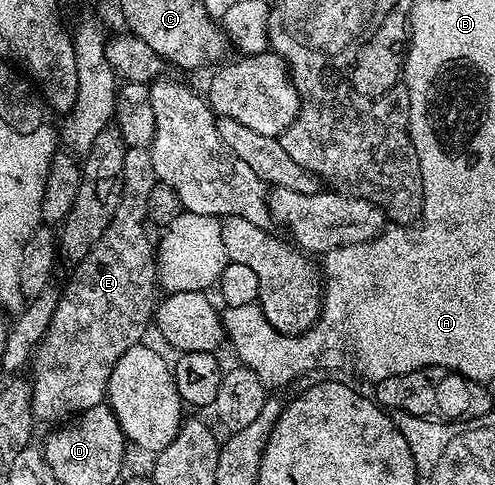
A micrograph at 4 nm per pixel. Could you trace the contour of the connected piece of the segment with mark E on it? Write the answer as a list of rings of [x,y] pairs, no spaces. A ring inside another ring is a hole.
[[[143,182],[138,187],[130,187],[130,195],[122,195],[108,229],[102,231],[93,249],[73,268],[74,277],[61,292],[58,308],[50,318],[50,326],[32,356],[34,379],[30,388],[30,414],[35,420],[57,424],[99,406],[107,398],[106,386],[116,361],[120,361],[128,349],[139,346],[145,340],[142,338],[146,335],[146,326],[151,326],[160,299],[156,247],[152,239],[150,243],[150,235],[146,232],[147,190],[147,184]]]

